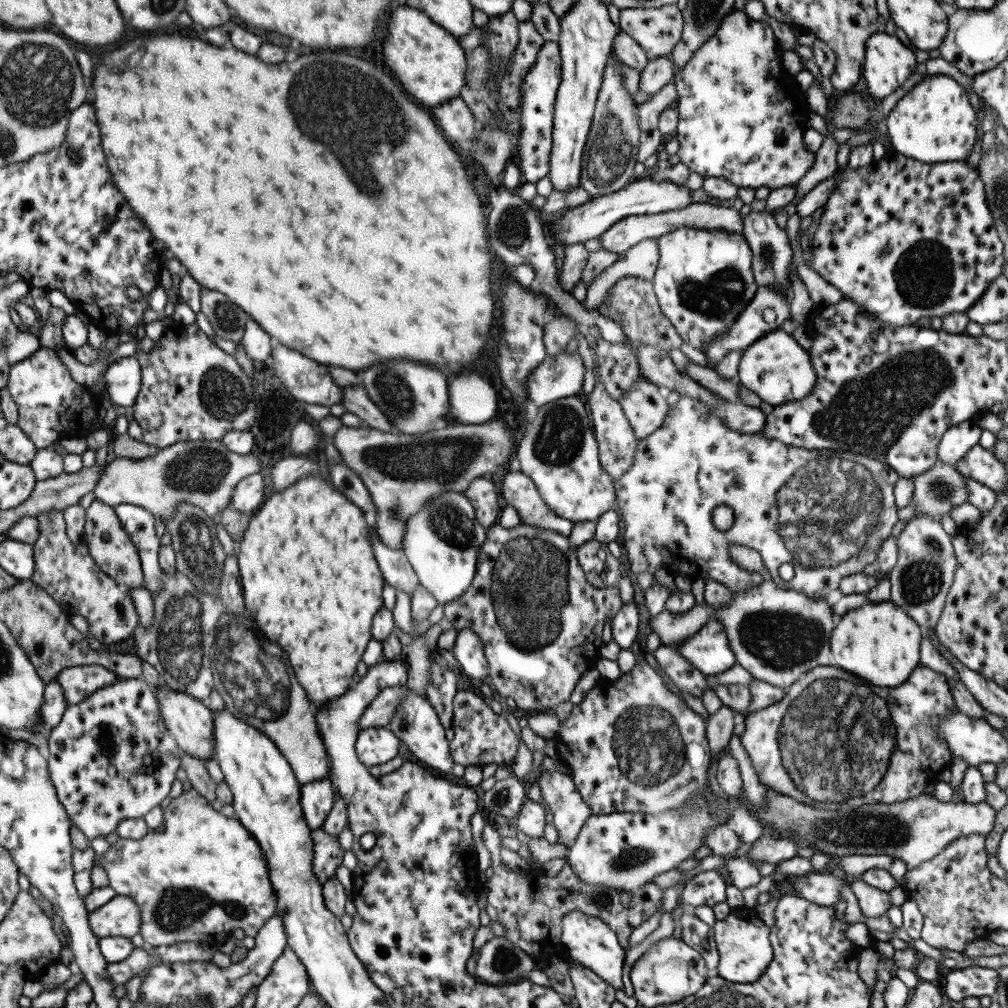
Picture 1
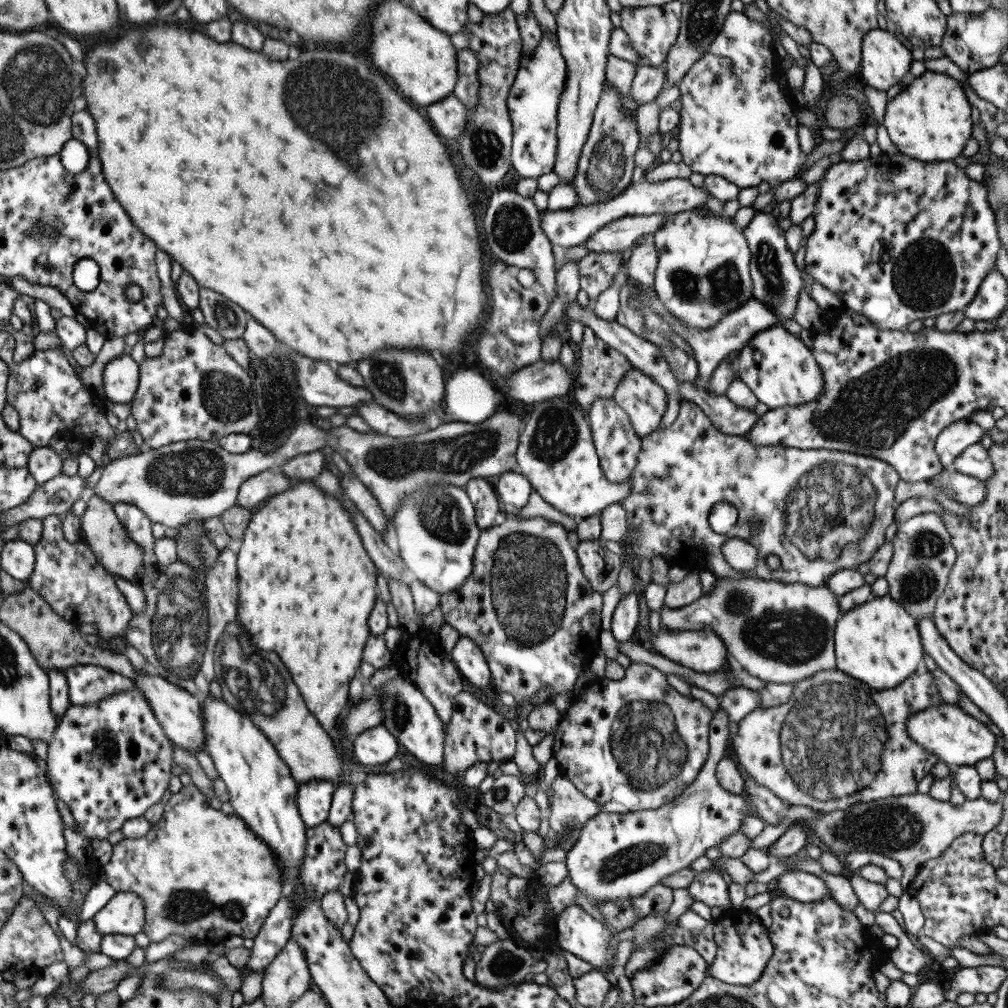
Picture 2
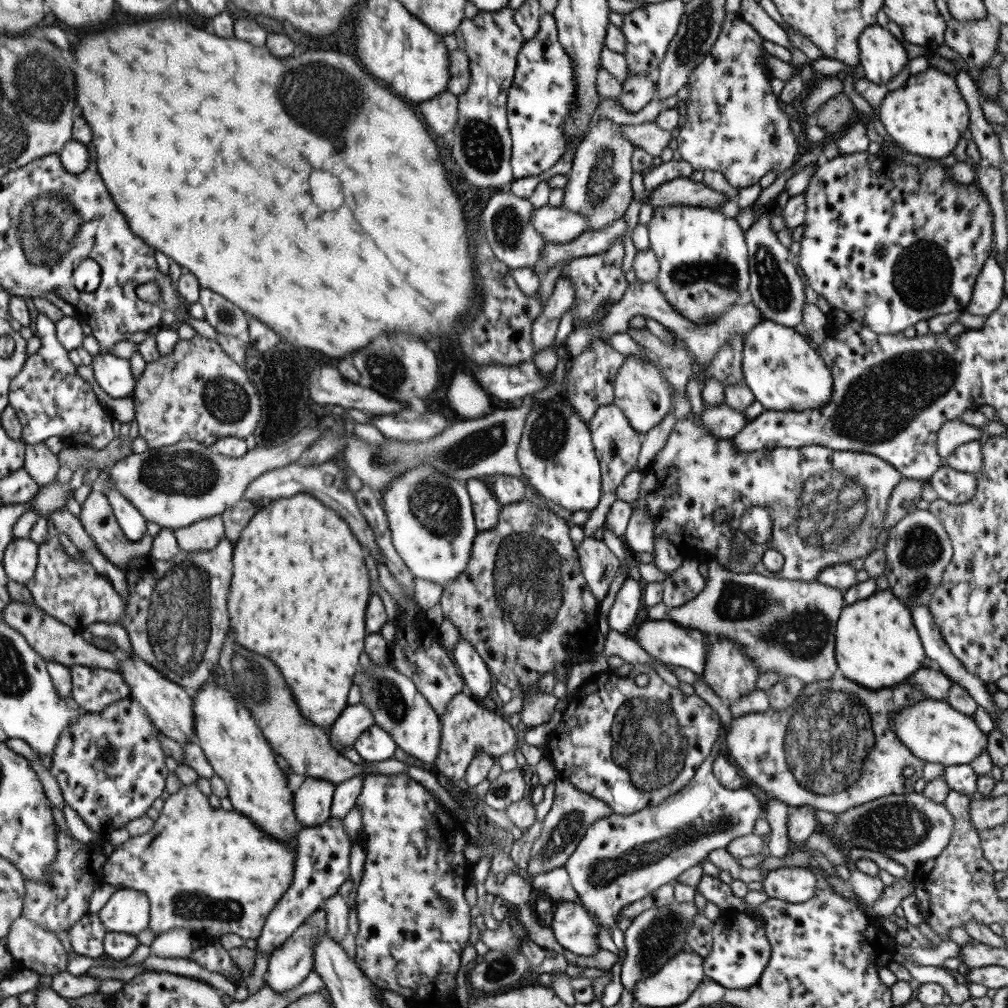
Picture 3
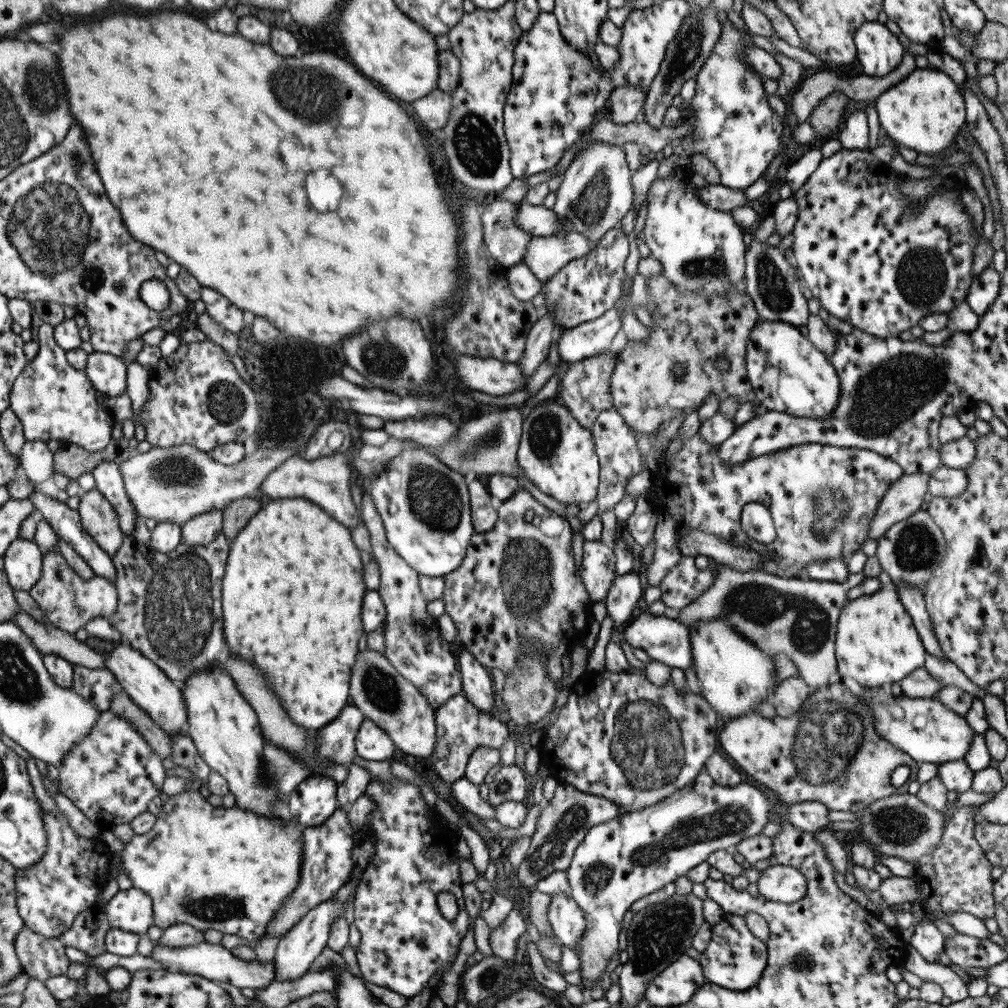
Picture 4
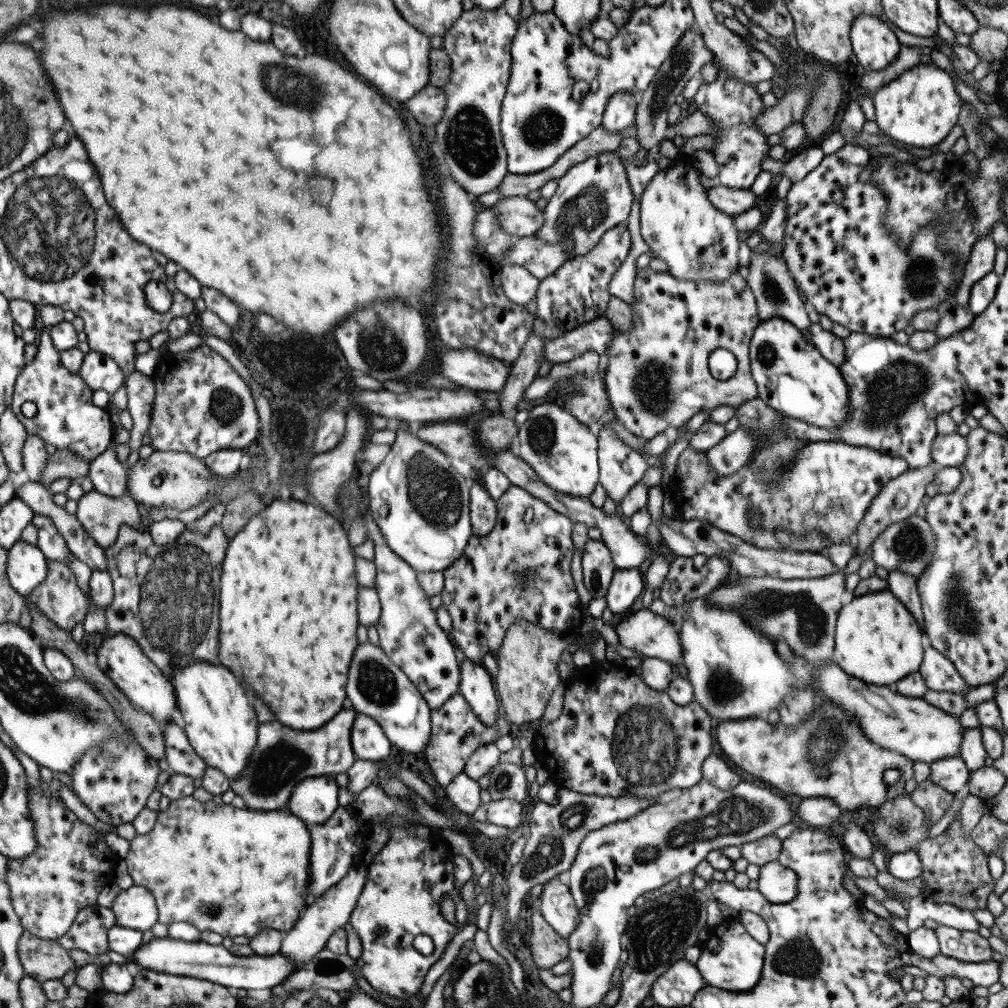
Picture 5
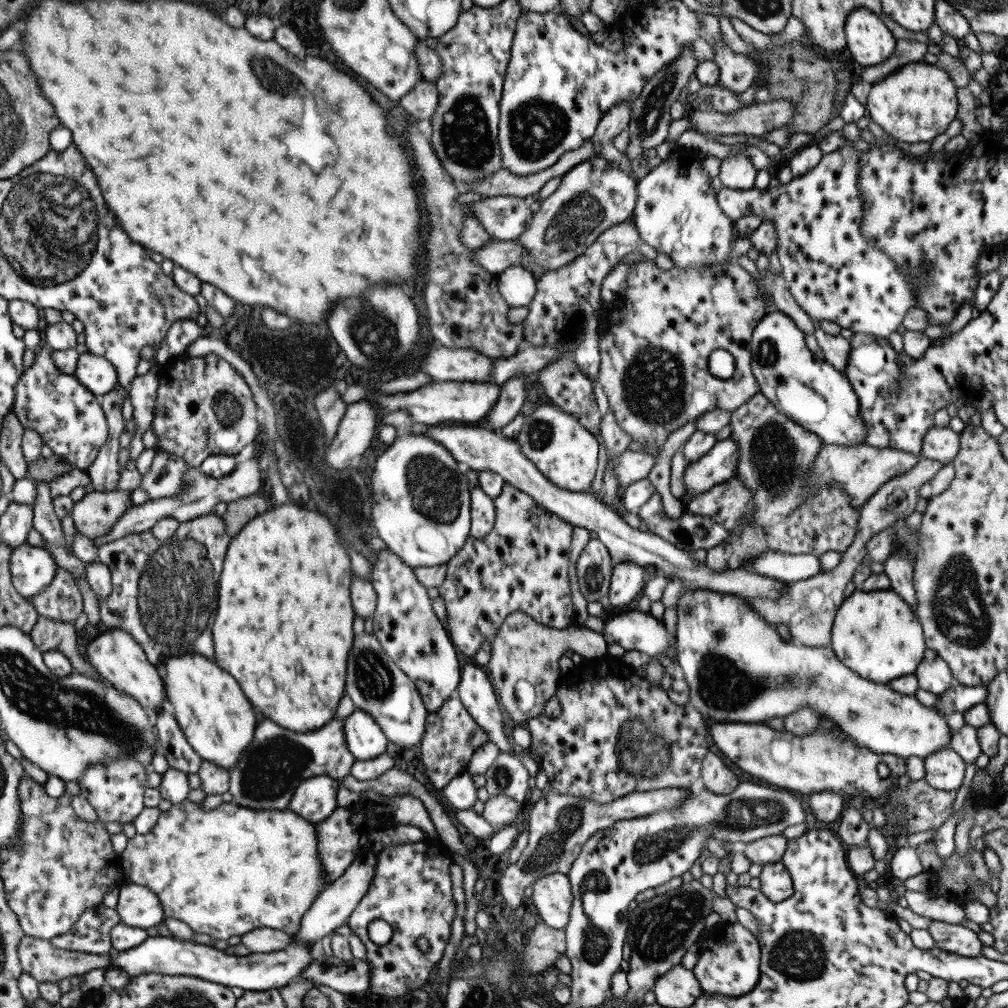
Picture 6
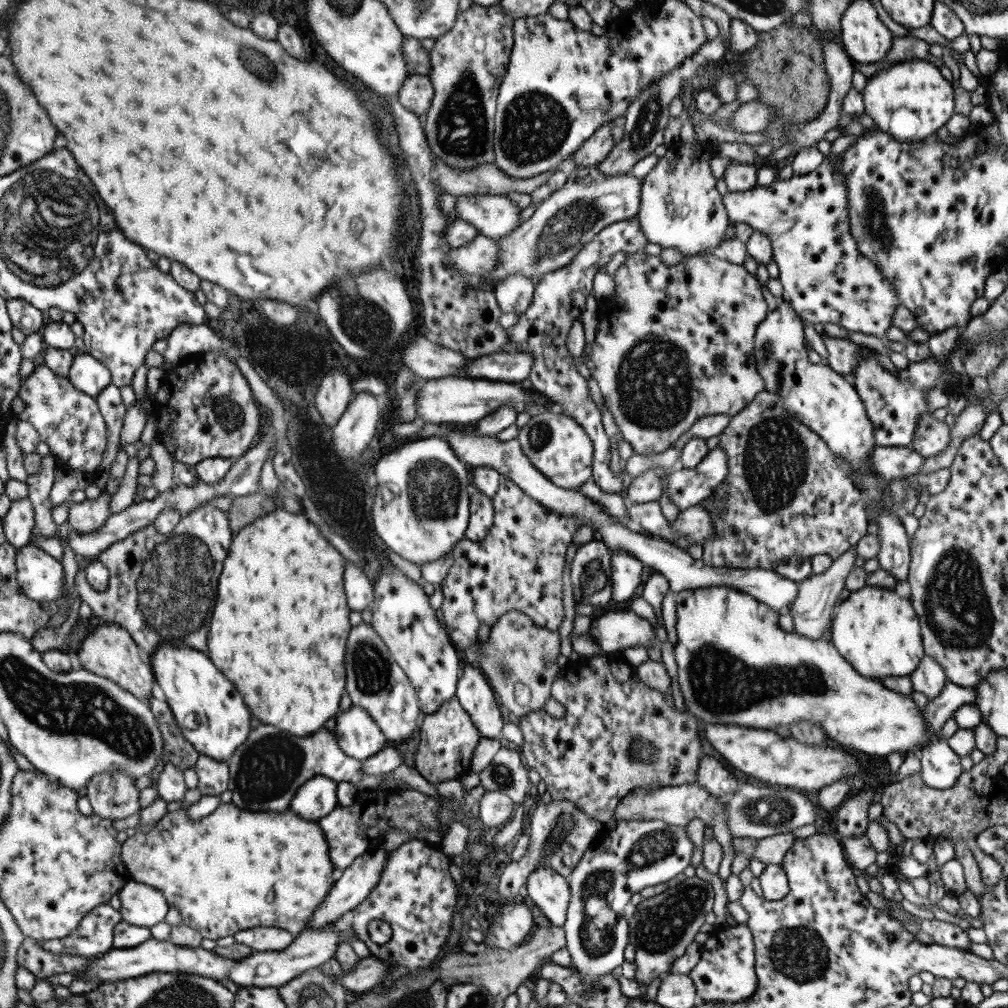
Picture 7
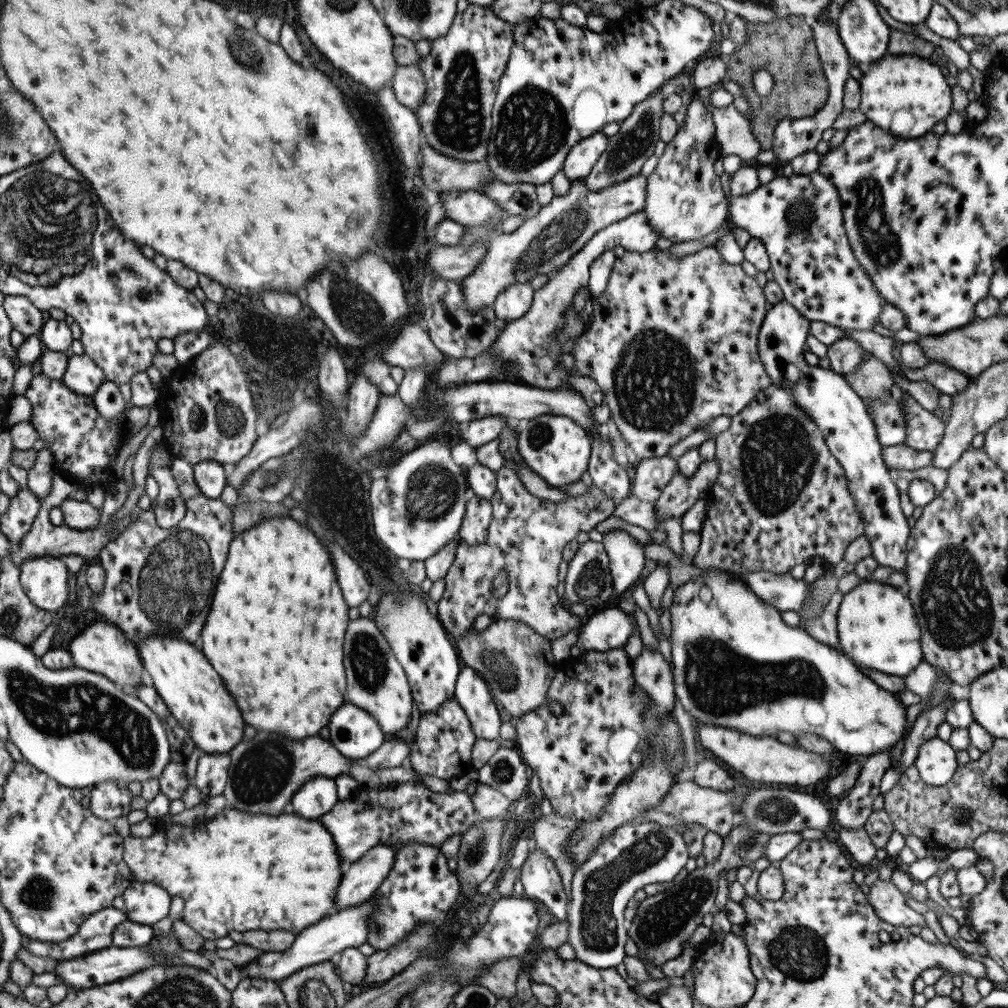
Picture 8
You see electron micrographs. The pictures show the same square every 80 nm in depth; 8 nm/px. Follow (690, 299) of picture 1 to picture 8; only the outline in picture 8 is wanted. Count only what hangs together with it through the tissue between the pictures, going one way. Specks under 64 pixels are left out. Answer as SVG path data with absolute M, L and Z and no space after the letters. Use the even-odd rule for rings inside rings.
M697 96L689 102L683 125L674 127L673 138L665 143L664 151L658 157L656 167L645 178L646 199L643 207L644 215L650 227L653 227L660 237L673 238L671 242L680 243L690 240L701 240L720 227L728 216L728 197L721 189L719 177L713 170L713 162L721 156L720 149L714 140L714 124L710 112L702 106Z

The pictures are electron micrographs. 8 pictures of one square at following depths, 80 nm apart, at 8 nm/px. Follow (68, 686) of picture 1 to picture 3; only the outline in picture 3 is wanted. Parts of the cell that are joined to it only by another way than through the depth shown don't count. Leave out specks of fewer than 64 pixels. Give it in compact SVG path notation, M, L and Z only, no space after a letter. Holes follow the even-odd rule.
M73 665L69 667L69 678L72 682L70 698L74 704L86 712L99 712L113 700L128 696L129 689L121 679L121 675L111 670Z

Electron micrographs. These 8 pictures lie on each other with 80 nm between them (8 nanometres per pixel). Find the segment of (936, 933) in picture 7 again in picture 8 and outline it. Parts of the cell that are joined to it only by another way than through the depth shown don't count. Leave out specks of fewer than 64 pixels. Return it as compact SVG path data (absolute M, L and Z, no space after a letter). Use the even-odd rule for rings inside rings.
M874 880L869 887L866 901L873 909L875 916L893 926L925 926L923 916L905 903L904 895L891 881Z

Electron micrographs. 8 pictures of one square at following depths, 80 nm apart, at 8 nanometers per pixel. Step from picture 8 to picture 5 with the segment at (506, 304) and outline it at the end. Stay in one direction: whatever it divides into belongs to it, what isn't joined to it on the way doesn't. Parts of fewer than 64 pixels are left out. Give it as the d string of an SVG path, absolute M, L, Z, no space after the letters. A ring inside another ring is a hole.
M503 264L499 272L503 294L512 302L524 305L533 300L538 289L538 280L517 264Z

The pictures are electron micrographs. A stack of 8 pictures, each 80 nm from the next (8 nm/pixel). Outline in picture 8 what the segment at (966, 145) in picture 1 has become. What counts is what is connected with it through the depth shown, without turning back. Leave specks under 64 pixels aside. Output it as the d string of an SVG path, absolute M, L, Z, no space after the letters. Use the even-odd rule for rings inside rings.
M884 55L862 67L859 84L859 111L876 128L901 139L917 138L931 133L931 128L949 115L952 100L946 77L927 58Z

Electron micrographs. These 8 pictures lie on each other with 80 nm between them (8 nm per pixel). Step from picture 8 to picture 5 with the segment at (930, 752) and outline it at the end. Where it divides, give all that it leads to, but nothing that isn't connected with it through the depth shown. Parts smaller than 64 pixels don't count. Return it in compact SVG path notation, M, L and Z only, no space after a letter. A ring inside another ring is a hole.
M959 755L934 760L928 765L928 779L947 792L955 793L967 784L969 769Z

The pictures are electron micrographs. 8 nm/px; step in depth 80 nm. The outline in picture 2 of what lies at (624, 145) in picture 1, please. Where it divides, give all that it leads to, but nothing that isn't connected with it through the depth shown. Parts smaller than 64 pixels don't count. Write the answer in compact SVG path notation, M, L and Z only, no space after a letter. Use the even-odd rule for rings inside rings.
M603 86L592 123L585 142L577 157L575 176L570 184L575 189L579 206L601 204L624 192L631 184L634 167L634 152L640 146L640 136L635 126L636 118L630 118L629 108L623 108L613 89Z

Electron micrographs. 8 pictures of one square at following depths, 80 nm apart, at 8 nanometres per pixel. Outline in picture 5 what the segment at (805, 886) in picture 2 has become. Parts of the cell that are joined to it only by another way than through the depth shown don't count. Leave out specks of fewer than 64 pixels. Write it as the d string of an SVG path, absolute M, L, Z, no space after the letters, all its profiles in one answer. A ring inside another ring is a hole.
M771 861L759 867L757 888L755 892L762 894L763 898L771 904L783 904L791 900L797 894L797 875L790 869L779 864L779 861Z

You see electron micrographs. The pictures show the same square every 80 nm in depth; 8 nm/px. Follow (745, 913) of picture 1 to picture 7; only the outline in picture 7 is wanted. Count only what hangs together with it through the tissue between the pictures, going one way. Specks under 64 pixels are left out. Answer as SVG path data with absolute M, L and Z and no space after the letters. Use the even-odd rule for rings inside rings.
M728 925L717 927L712 935L715 938L715 948L701 949L699 960L688 972L688 977L694 984L698 1001L705 1003L739 1003L745 1000L756 987L754 973L754 952L752 934L746 925Z

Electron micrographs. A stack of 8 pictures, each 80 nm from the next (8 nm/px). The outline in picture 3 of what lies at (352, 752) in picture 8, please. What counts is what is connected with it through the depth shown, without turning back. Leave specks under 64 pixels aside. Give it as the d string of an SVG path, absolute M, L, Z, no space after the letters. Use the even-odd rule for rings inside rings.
M373 724L355 739L352 746L364 762L379 762L393 757L396 748L388 732Z

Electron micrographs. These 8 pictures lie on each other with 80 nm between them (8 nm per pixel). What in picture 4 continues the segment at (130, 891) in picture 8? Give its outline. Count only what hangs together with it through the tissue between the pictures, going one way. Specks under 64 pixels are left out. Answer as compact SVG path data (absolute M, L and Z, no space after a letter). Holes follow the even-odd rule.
M135 887L118 889L103 908L110 928L141 935L154 924L151 898Z

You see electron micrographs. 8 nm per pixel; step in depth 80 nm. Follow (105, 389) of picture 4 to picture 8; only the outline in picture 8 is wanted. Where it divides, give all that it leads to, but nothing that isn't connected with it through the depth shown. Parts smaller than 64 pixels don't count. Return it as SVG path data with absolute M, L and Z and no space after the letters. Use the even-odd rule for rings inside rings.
M82 352L68 358L60 381L75 394L92 396L103 379L103 371Z

